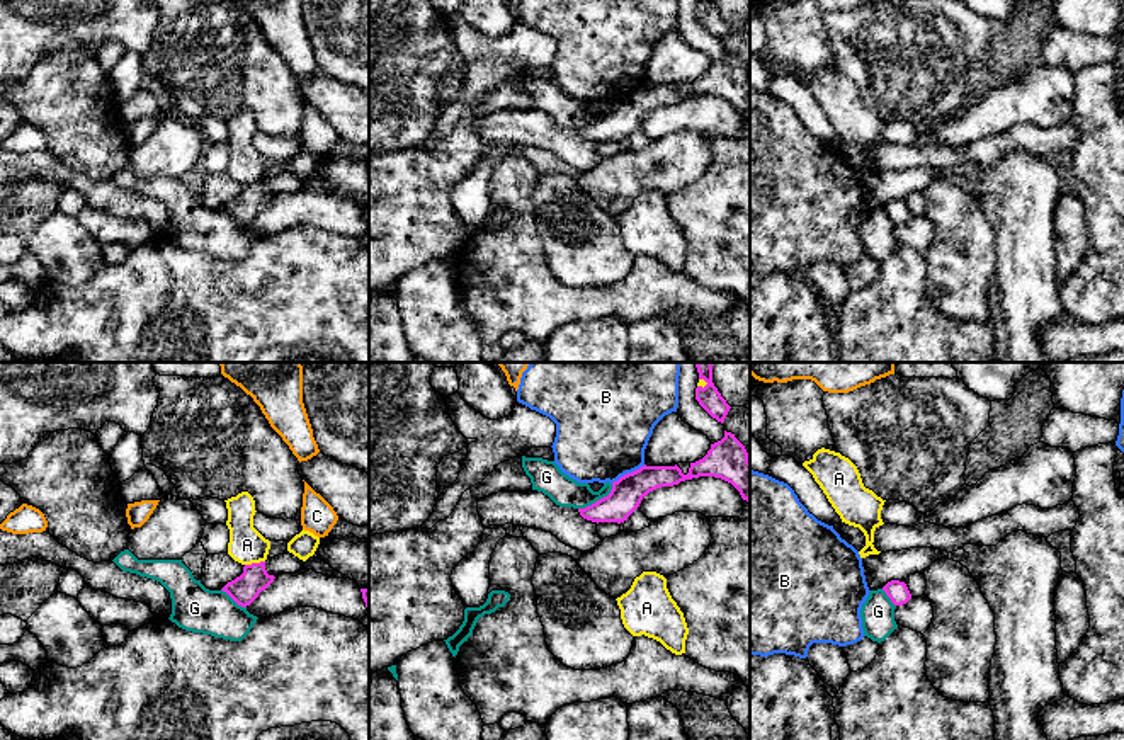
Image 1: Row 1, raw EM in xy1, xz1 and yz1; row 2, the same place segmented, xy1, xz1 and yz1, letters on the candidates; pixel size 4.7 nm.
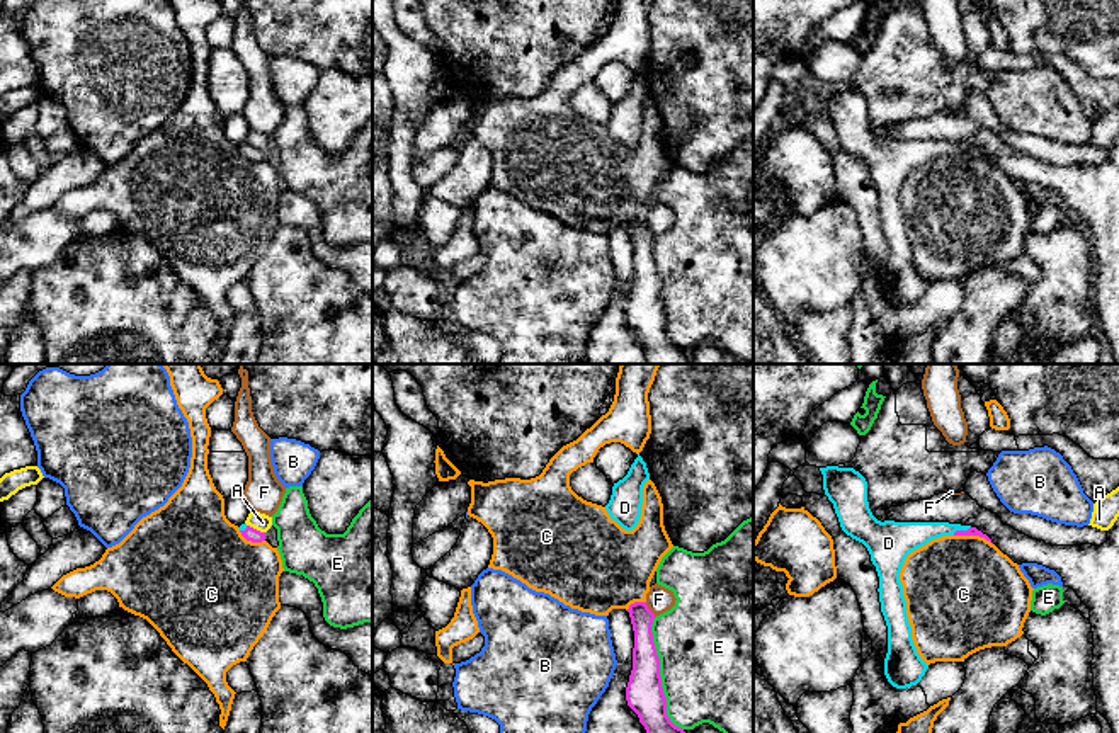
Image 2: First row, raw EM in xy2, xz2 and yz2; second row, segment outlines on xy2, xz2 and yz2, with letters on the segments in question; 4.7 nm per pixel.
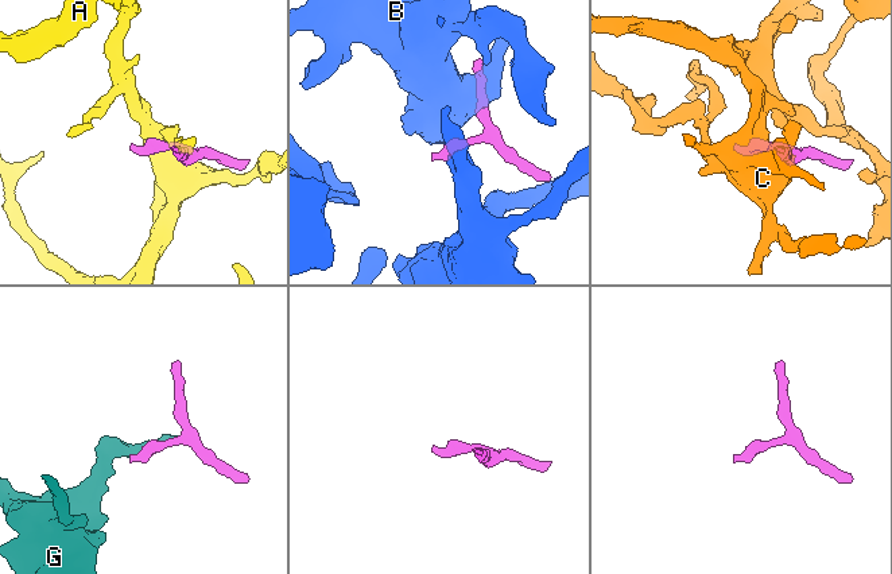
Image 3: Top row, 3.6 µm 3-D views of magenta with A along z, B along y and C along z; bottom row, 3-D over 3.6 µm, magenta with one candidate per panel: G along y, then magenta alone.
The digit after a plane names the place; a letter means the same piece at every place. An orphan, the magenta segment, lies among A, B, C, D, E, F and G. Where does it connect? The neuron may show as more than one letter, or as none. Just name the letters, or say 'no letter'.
D

